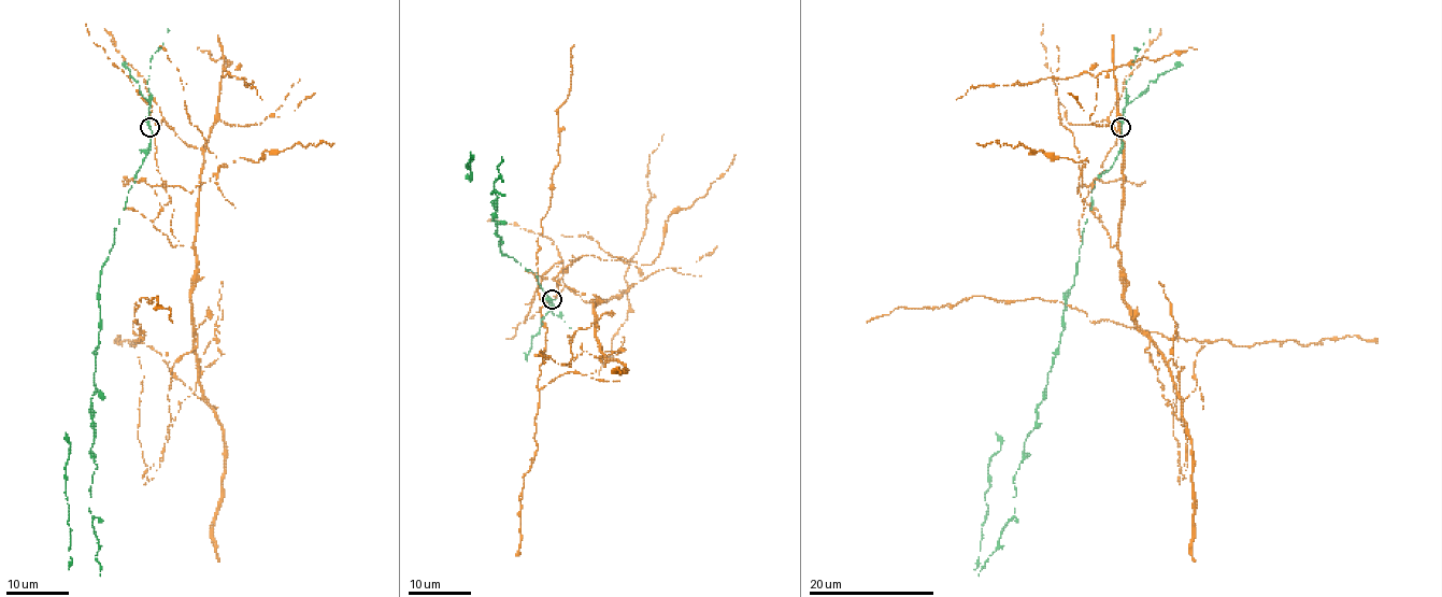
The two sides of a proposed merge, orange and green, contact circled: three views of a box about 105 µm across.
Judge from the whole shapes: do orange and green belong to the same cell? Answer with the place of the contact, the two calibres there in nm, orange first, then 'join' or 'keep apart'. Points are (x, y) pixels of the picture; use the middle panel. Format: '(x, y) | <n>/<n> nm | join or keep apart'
(552, 299) | 70/190 nm | keep apart

